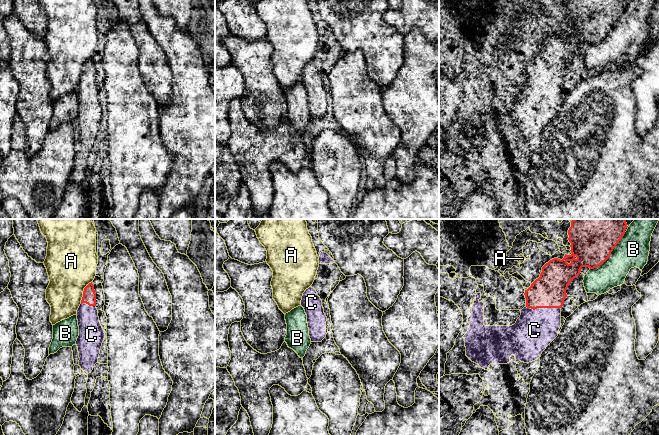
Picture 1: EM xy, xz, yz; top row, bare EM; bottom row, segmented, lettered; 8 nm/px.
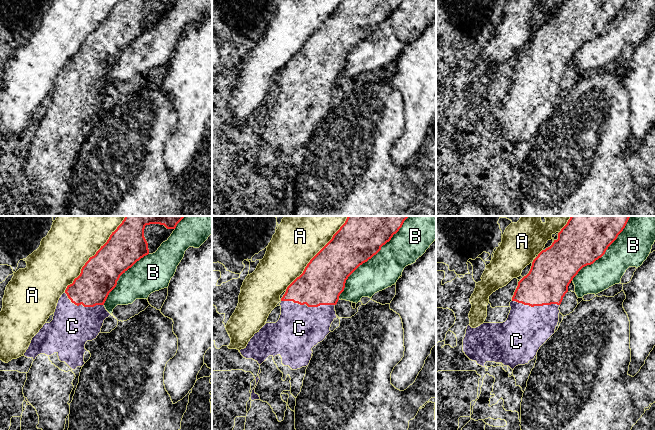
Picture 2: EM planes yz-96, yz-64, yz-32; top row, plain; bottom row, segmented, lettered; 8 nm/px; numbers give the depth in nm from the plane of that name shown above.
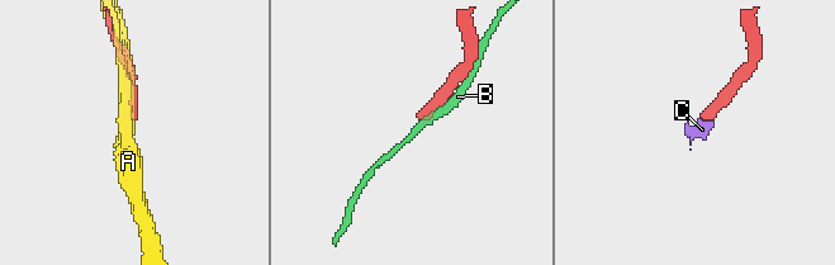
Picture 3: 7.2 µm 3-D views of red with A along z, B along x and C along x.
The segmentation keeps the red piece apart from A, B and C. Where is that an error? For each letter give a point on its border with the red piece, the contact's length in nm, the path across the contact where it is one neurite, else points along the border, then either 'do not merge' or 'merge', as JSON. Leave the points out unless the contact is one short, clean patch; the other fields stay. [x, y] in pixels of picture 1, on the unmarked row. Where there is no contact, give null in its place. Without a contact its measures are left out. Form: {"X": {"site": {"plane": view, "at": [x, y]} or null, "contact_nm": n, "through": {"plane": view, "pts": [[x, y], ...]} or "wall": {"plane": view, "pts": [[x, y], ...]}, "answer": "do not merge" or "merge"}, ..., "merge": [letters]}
{"A": {"site": {"plane": "xy", "at": [83, 68]}, "contact_nm": 200, "answer": "do not merge"}, "B": {"site": {"plane": "yz", "at": [610, 30]}, "contact_nm": 420, "answer": "do not merge"}, "C": {"site": {"plane": "yz", "at": [543, 83]}, "contact_nm": 280, "through": {"plane": "yz", "pts": [[548, 67], [544, 74], [543, 83], [541, 95], [534, 106]]}, "answer": "merge"}, "merge": ["C"]}

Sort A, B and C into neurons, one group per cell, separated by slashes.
A / B / C

